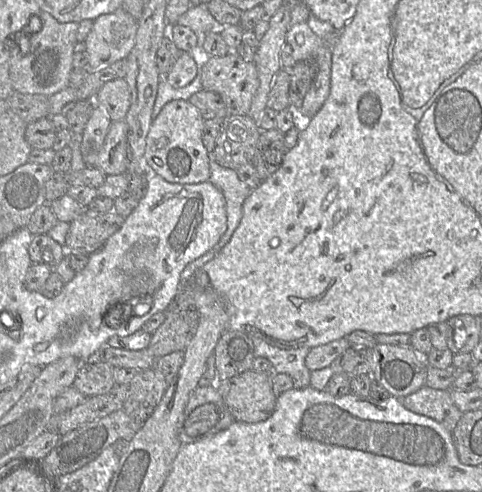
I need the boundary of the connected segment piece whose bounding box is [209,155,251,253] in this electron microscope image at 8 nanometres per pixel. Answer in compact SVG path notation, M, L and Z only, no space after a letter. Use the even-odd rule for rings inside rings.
M211 155L209 182L223 194L227 216L227 229L211 249L217 253L230 241L238 227L242 218L243 203L249 196L251 189L238 178L235 170L222 167Z

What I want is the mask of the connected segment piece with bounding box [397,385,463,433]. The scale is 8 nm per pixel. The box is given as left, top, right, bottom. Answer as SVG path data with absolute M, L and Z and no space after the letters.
M425 385L416 392L397 399L406 409L434 419L450 433L463 414L452 401L449 390Z

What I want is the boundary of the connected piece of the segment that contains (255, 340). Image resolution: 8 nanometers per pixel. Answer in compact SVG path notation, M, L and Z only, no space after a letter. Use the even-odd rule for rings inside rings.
M251 336L255 357L268 359L274 373L284 373L293 380L293 388L303 389L310 386L311 371L305 365L308 347L282 348L255 336Z

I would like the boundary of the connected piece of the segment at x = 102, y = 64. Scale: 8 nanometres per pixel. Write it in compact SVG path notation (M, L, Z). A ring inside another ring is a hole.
M123 8L97 17L85 40L88 70L97 71L127 59L136 42L138 22Z

